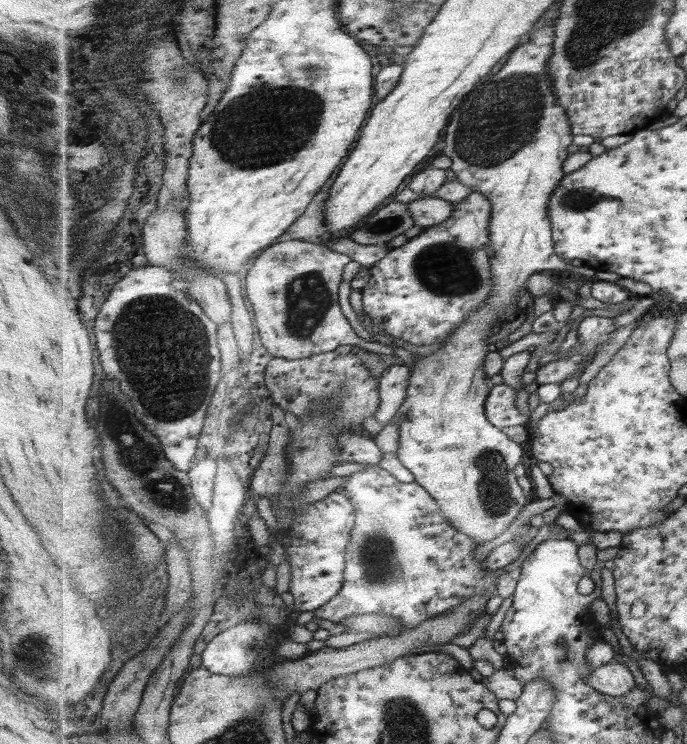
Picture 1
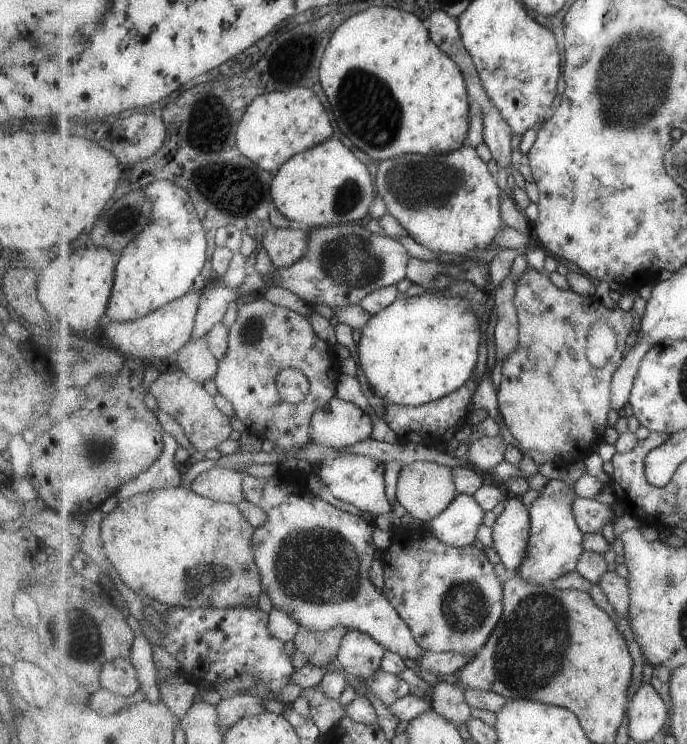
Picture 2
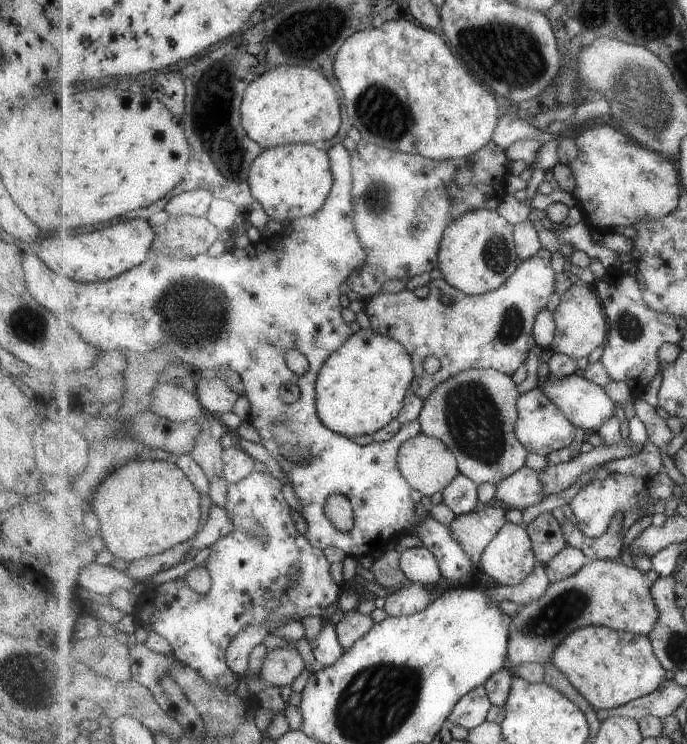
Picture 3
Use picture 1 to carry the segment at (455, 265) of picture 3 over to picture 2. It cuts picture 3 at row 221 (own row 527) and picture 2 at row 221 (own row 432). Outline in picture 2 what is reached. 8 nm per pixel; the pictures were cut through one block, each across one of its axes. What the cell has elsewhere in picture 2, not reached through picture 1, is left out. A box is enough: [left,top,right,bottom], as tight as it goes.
[376,146,506,255]

